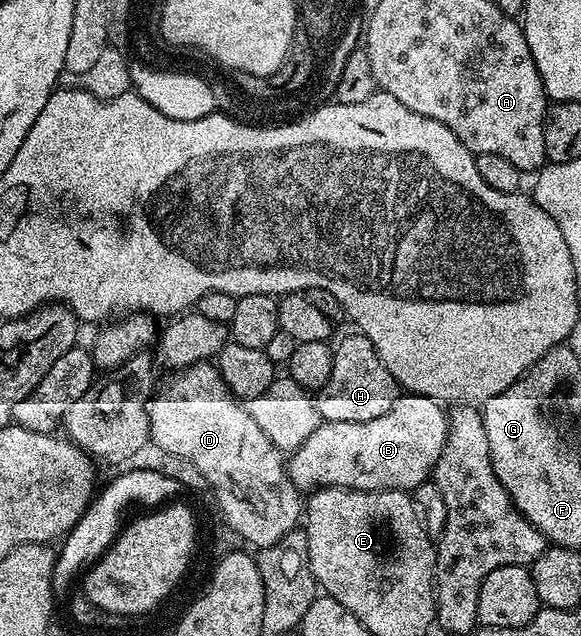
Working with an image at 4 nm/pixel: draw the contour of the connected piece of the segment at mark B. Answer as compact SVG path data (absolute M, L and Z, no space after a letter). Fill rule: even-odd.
M406 392L398 396L391 411L387 411L387 415L379 415L379 419L324 422L298 449L292 450L287 461L289 477L302 491L322 487L412 491L415 486L430 480L435 463L445 446L448 430L449 419L446 410L438 402L432 397L420 397L418 393Z

